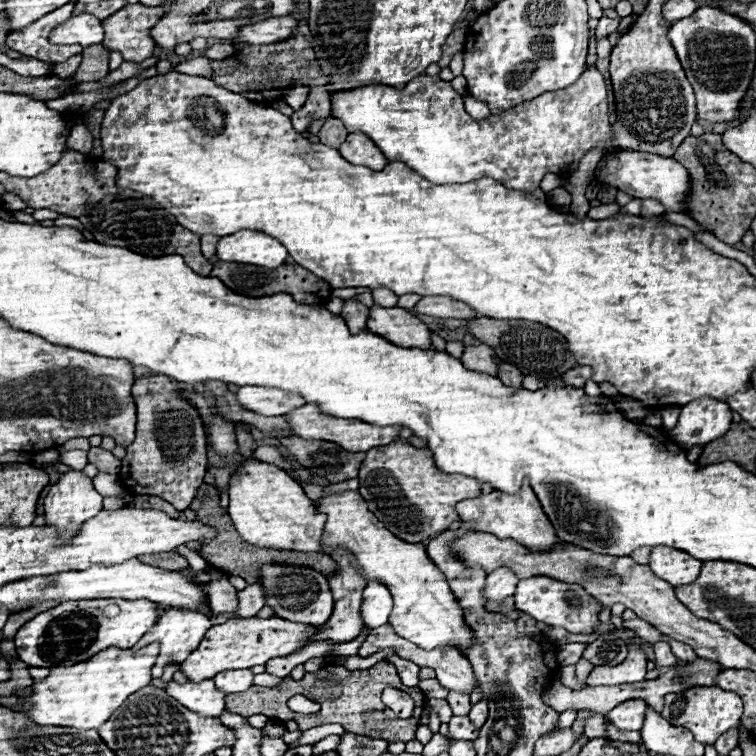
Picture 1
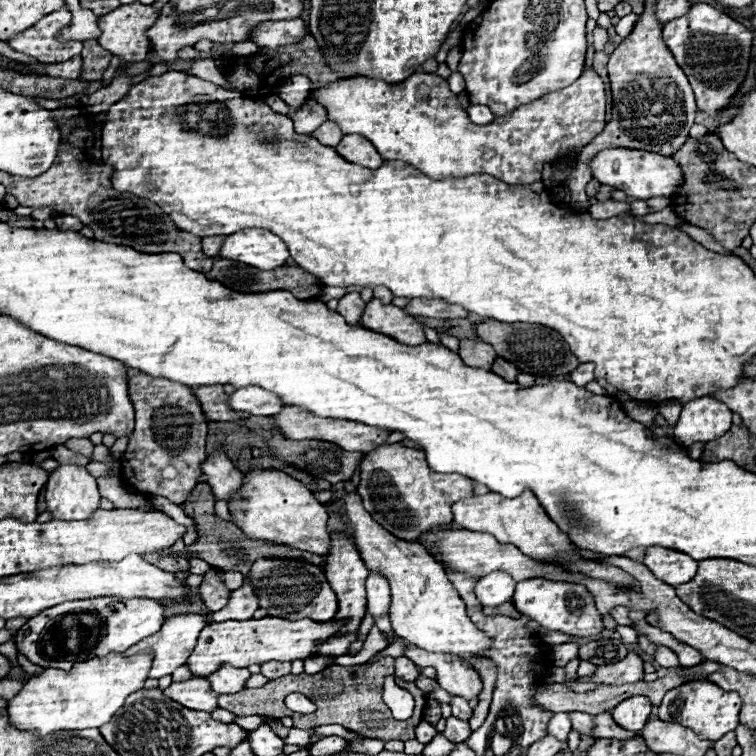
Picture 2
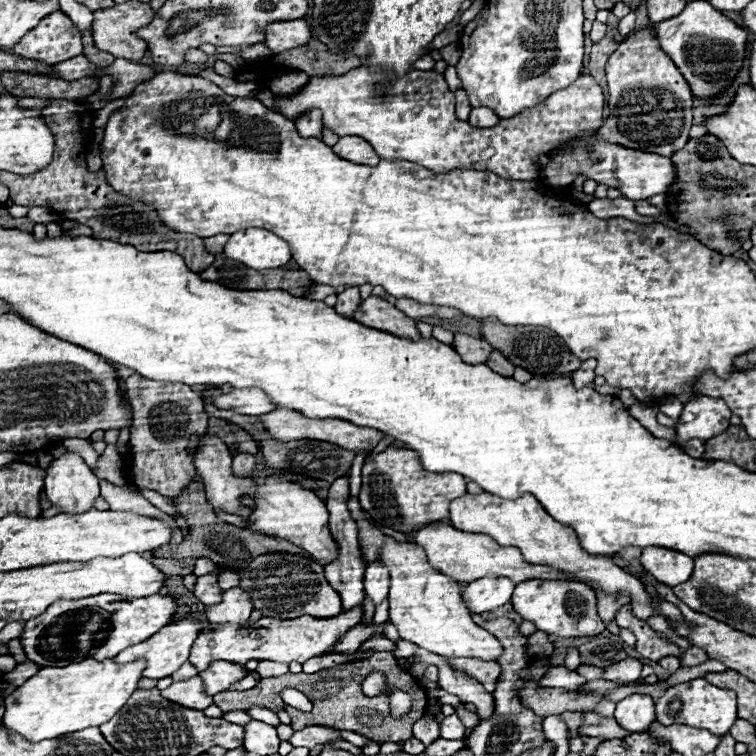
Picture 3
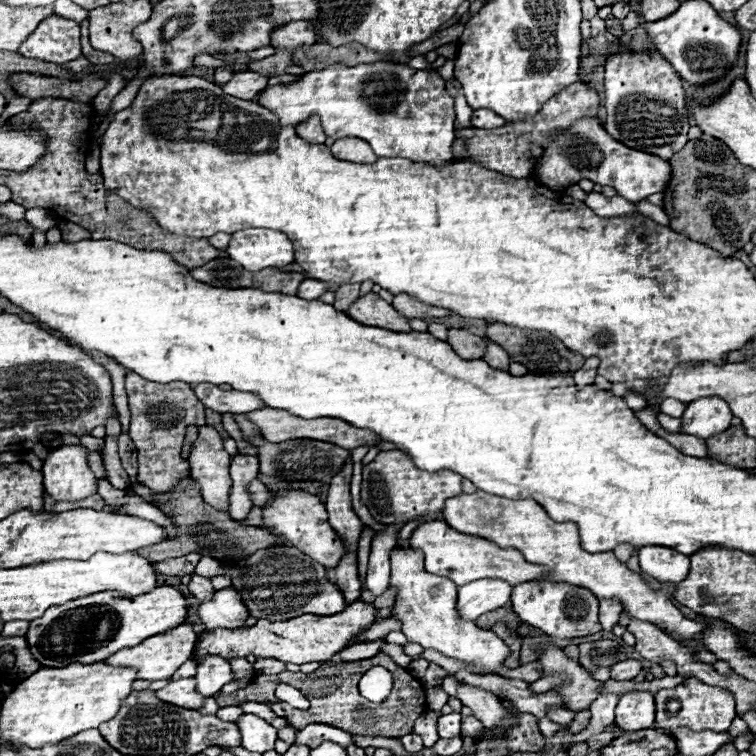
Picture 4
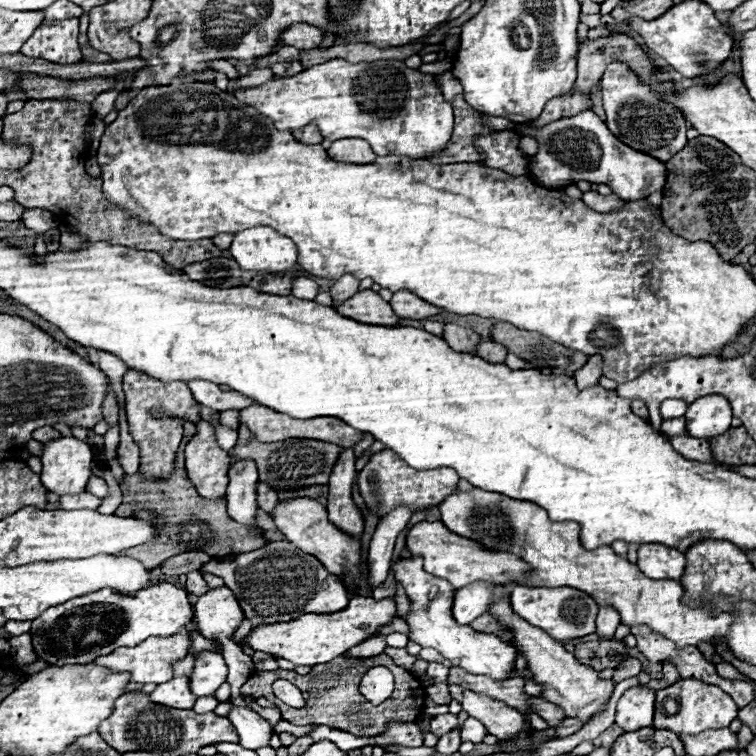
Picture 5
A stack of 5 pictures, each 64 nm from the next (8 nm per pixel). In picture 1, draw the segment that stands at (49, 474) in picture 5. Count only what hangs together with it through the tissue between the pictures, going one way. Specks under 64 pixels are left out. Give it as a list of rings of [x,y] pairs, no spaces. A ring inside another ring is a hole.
[[[82,470],[62,472],[58,482],[50,484],[44,500],[46,524],[56,526],[64,538],[76,530],[80,522],[94,518],[102,510],[102,496],[94,490],[92,478]]]

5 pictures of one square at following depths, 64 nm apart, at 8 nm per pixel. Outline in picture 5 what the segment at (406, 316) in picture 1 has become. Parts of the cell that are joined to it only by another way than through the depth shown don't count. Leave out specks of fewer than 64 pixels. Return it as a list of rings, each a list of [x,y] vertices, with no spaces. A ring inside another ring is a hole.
[[[360,290],[352,298],[342,304],[334,304],[340,316],[364,322],[364,324],[382,324],[382,326],[398,326],[396,314],[390,304],[384,302],[374,290]]]

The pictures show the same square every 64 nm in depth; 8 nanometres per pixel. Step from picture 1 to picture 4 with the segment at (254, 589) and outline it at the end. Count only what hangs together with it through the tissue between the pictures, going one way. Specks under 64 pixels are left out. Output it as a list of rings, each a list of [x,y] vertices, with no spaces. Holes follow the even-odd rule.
[[[232,588],[216,590],[214,598],[200,602],[198,606],[200,620],[204,624],[204,632],[212,632],[218,628],[242,628],[248,612],[244,610],[244,602],[240,602],[240,594]]]

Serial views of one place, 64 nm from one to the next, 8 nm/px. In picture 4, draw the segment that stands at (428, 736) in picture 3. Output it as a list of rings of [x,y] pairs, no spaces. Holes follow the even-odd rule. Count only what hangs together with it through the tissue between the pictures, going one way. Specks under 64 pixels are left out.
[[[426,712],[414,724],[414,730],[422,736],[426,748],[430,748],[438,740],[438,734],[436,734],[436,718],[438,718],[436,712]]]

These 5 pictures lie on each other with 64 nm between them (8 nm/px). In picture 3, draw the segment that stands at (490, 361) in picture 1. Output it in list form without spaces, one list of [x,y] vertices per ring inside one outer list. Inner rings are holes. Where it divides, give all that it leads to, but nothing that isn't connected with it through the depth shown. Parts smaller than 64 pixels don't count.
[[[454,334],[454,350],[462,356],[468,364],[482,364],[488,360],[488,354],[492,352],[492,346],[482,338],[472,338],[468,334]]]

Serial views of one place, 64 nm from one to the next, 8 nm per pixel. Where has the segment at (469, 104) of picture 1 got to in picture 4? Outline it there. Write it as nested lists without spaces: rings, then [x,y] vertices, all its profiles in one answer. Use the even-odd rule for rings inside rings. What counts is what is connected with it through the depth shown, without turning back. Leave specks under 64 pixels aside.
[[[474,110],[472,124],[474,124],[476,128],[488,128],[488,130],[490,130],[490,128],[500,128],[500,126],[504,126],[506,120],[500,118],[500,116],[496,116],[496,114],[492,114],[490,110]]]

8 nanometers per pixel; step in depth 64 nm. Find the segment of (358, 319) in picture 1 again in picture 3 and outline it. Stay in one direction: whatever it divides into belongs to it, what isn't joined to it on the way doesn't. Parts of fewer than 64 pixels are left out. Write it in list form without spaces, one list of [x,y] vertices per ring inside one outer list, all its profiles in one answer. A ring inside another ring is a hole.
[[[352,286],[352,288],[346,288],[338,294],[338,302],[336,302],[336,312],[346,316],[346,318],[352,318],[354,310],[358,308],[358,304],[362,302],[360,298],[360,292],[358,292],[358,286]]]

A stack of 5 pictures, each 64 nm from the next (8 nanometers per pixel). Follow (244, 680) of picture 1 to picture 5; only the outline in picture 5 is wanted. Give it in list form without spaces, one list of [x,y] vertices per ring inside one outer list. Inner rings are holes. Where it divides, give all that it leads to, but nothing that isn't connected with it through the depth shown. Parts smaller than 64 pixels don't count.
[[[198,652],[196,664],[190,674],[190,690],[196,696],[212,696],[220,684],[226,682],[228,668],[218,652]]]

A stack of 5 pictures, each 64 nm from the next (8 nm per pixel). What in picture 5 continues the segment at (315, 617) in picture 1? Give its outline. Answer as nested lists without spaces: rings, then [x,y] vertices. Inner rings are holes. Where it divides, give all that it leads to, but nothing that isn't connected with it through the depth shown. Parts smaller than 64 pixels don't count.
[[[268,542],[266,546],[252,550],[252,552],[244,552],[238,554],[232,560],[210,560],[204,568],[200,568],[200,572],[210,572],[216,574],[224,580],[224,586],[228,586],[234,596],[240,602],[240,608],[244,612],[244,616],[252,622],[252,628],[260,626],[260,624],[274,624],[274,622],[288,622],[294,620],[302,614],[332,614],[332,612],[340,612],[348,606],[348,590],[342,584],[340,578],[336,578],[334,574],[328,574],[328,570],[324,570],[324,566],[310,554],[304,554],[300,548],[296,548],[292,542]]]

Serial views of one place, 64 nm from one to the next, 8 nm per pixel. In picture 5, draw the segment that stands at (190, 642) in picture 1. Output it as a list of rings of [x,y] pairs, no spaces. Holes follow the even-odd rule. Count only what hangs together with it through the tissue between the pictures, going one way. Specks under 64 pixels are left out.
[[[180,630],[180,634],[174,634],[172,638],[146,638],[140,646],[114,650],[112,654],[96,658],[92,664],[106,666],[112,672],[130,672],[130,682],[164,684],[172,678],[172,662],[184,658],[188,654],[188,646],[190,646],[188,630]]]

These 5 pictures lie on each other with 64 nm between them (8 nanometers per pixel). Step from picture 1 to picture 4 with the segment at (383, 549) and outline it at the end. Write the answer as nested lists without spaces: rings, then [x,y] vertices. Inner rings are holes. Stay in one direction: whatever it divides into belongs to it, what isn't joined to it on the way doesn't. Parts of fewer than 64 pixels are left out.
[[[394,548],[390,562],[390,582],[396,588],[396,604],[392,606],[392,616],[402,622],[402,632],[406,634],[408,642],[420,644],[422,648],[434,648],[448,658],[456,658],[476,668],[486,668],[490,672],[504,666],[510,648],[492,630],[482,630],[474,622],[460,622],[460,618],[456,618],[458,586],[448,582],[448,578],[424,572],[424,554],[412,548]]]

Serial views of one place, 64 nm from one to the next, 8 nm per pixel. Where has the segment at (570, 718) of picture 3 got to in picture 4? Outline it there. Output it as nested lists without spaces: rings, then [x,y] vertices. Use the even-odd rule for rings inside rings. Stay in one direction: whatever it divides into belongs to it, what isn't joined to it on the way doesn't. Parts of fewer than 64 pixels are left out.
[[[550,708],[550,710],[546,712],[546,718],[550,718],[552,722],[556,722],[556,724],[560,724],[560,726],[566,726],[566,724],[572,722],[574,714],[568,714],[568,710],[564,710],[564,708]]]

